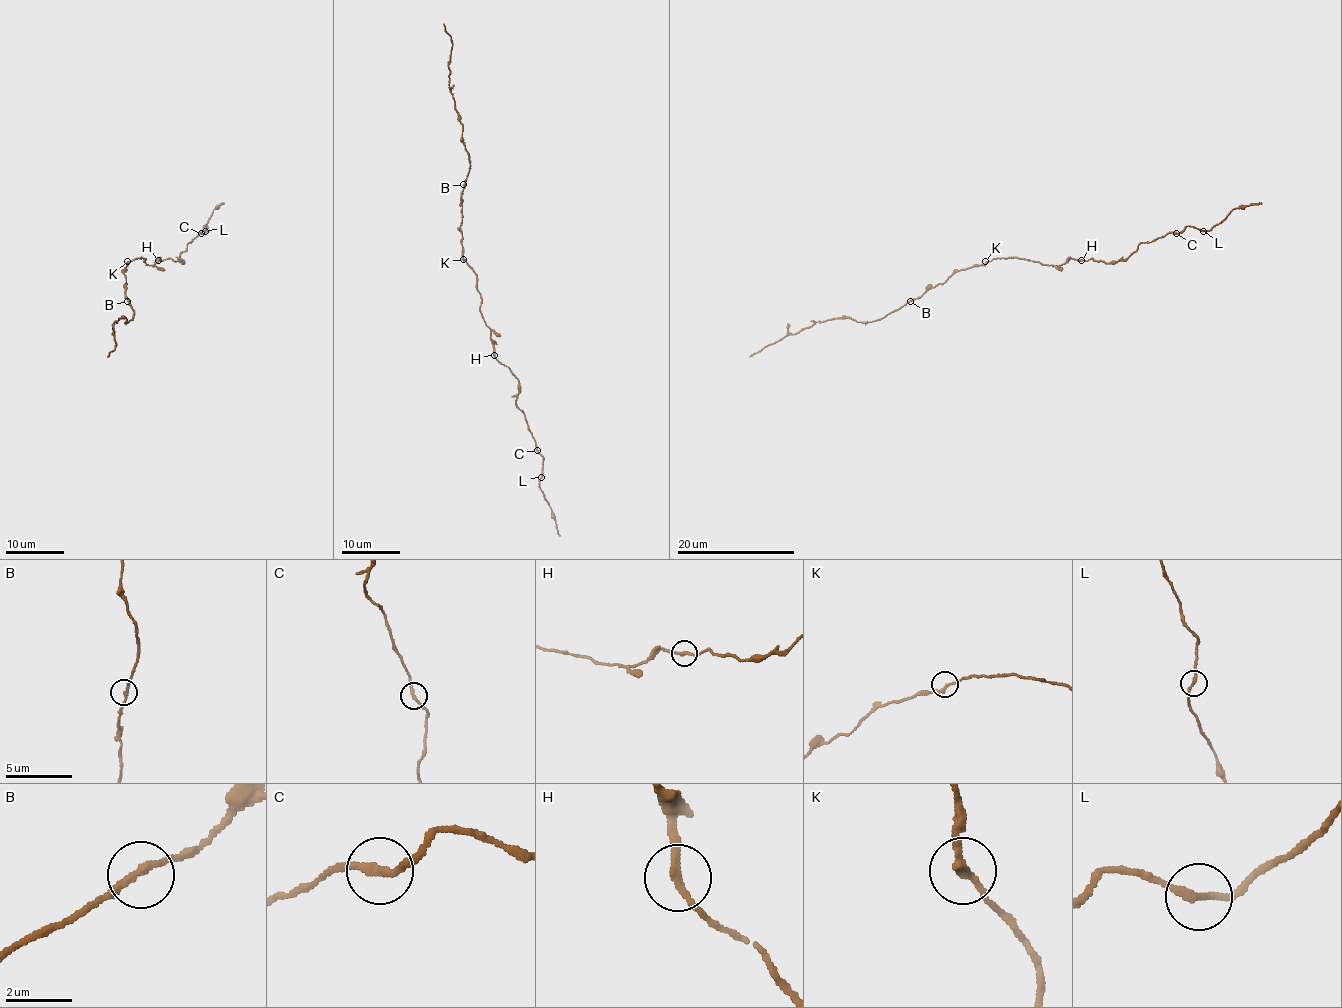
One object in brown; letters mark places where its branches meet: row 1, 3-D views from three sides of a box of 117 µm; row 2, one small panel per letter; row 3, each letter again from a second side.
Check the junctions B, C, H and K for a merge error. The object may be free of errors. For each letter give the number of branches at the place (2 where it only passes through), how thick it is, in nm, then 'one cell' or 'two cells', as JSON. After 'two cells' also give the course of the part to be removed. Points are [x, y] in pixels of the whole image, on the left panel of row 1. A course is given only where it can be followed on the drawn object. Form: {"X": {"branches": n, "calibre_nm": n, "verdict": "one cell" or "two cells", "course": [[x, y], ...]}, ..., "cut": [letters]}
{"B": {"branches": 2, "calibre_nm": 220, "verdict": "one cell"}, "C": {"branches": 2, "calibre_nm": 240, "verdict": "one cell"}, "H": {"branches": 2, "calibre_nm": 240, "verdict": "one cell"}, "K": {"branches": 2, "calibre_nm": 240, "verdict": "one cell"}, "cut": []}

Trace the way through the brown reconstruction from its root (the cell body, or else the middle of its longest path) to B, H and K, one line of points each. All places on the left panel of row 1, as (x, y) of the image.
B: (140, 259), (130, 261), (124, 270), (127, 301)
H: (140, 259), (154, 266), (158, 260)
K: (140, 259), (127, 261)

